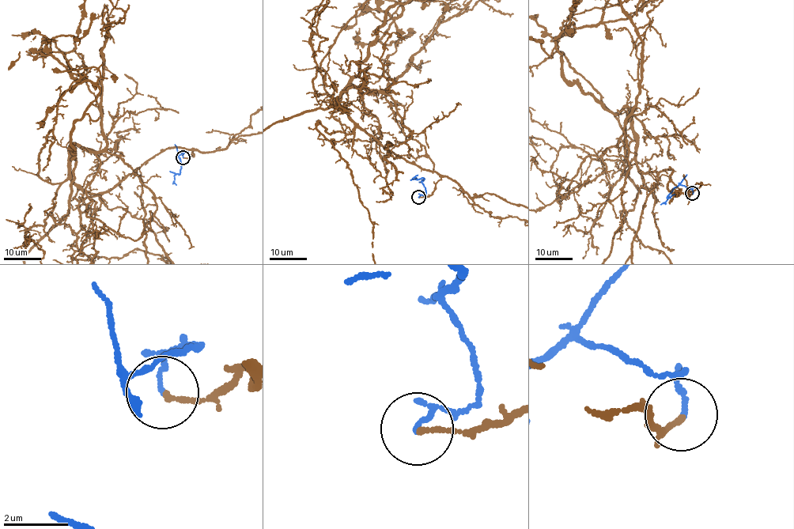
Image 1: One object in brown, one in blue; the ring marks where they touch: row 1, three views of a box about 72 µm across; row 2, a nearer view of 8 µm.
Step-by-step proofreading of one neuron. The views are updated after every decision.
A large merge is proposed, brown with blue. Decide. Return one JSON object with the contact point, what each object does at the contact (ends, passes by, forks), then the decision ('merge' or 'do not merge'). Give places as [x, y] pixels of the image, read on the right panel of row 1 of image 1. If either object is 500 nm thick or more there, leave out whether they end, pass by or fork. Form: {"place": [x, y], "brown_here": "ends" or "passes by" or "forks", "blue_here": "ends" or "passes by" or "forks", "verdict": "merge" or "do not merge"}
{"place": [692, 193], "brown_here": "ends", "blue_here": "ends", "verdict": "do not merge"}

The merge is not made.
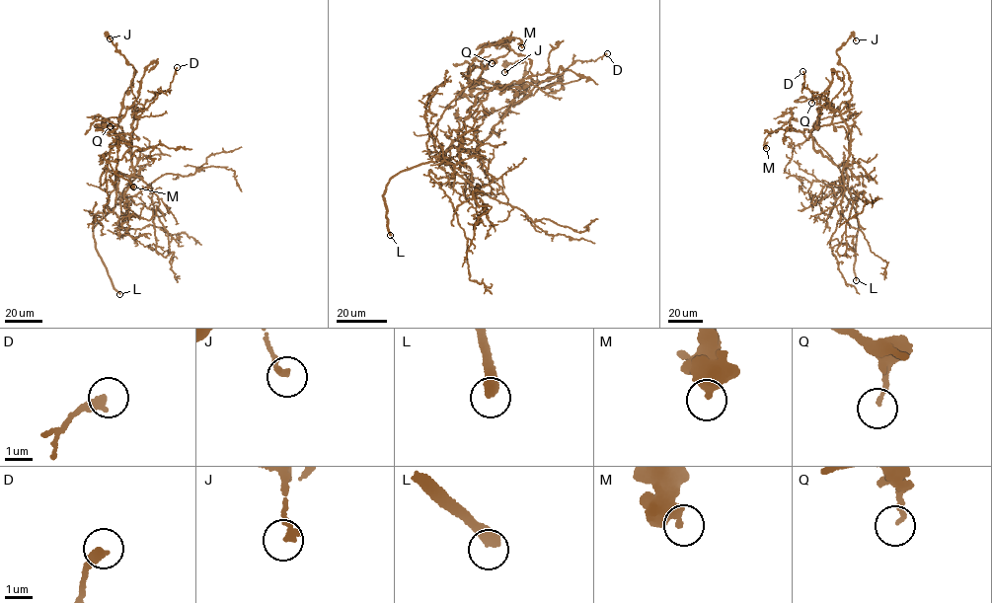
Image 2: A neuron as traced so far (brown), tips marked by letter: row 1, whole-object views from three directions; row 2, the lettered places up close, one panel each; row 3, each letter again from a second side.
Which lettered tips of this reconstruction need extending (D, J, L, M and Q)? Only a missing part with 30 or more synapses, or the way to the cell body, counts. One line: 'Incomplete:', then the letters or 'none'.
Incomplete: L

